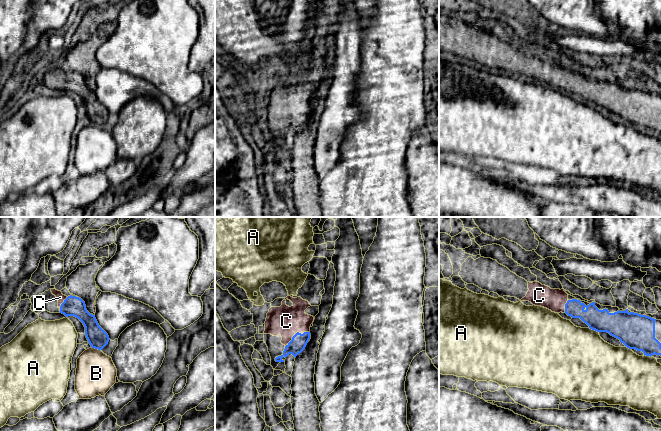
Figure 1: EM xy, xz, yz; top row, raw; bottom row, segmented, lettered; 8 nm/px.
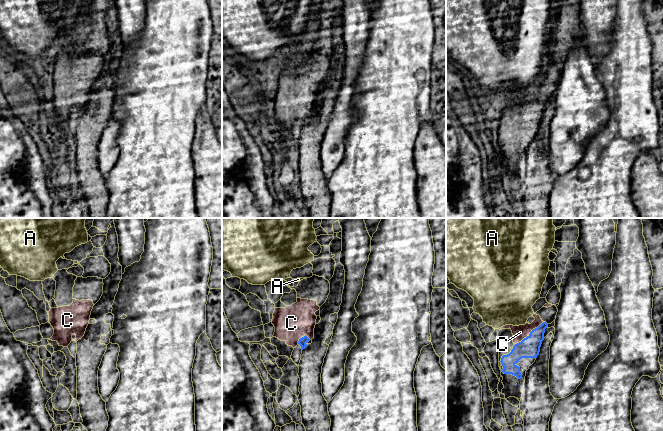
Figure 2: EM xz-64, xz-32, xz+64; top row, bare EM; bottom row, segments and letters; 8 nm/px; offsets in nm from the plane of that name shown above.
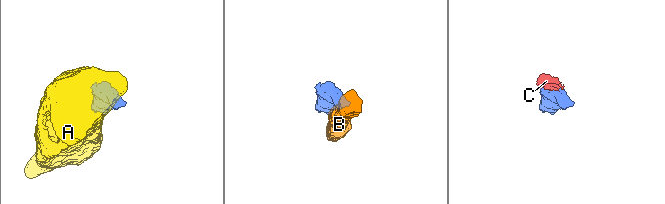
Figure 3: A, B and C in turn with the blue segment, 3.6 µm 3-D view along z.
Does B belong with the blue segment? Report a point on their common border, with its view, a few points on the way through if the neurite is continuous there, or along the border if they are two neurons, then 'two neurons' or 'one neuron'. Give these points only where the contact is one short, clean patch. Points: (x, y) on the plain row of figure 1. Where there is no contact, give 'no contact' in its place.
contact xy (96, 124); border xy (91, 122), (100, 126); two neurons

